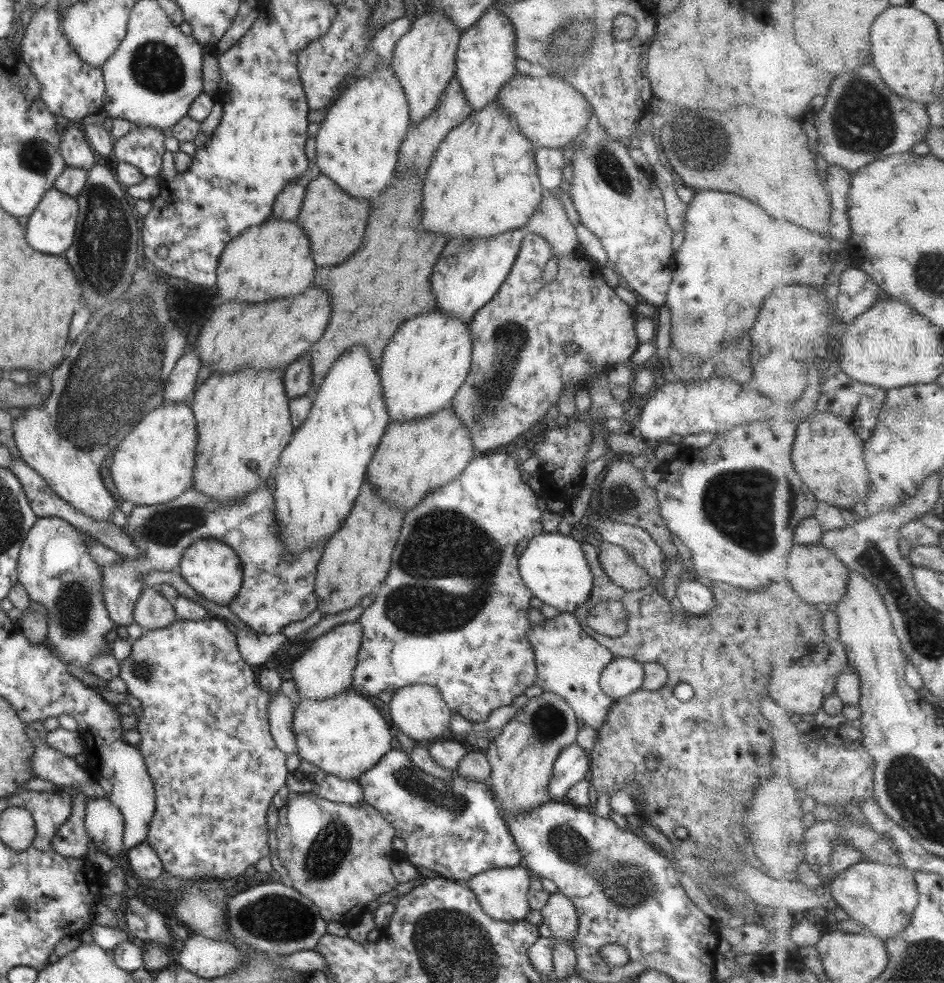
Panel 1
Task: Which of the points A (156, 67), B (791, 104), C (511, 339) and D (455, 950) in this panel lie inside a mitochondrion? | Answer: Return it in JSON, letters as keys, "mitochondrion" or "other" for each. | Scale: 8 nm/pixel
{"A":"mitochondrion","B":"other","C":"mitochondrion","D":"mitochondrion"}

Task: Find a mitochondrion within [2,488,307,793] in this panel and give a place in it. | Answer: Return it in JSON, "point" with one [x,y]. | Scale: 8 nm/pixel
{"point":[167,527]}

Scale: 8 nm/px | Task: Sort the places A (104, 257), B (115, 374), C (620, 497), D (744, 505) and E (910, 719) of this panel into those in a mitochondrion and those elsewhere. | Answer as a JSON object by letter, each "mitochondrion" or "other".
{"A":"mitochondrion","B":"mitochondrion","C":"mitochondrion","D":"mitochondrion","E":"other"}

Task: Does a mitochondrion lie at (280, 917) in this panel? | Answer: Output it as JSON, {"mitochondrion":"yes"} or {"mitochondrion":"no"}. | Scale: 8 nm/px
{"mitochondrion":"yes"}

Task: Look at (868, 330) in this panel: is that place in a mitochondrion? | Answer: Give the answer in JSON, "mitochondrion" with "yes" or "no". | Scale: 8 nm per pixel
{"mitochondrion":"no"}

